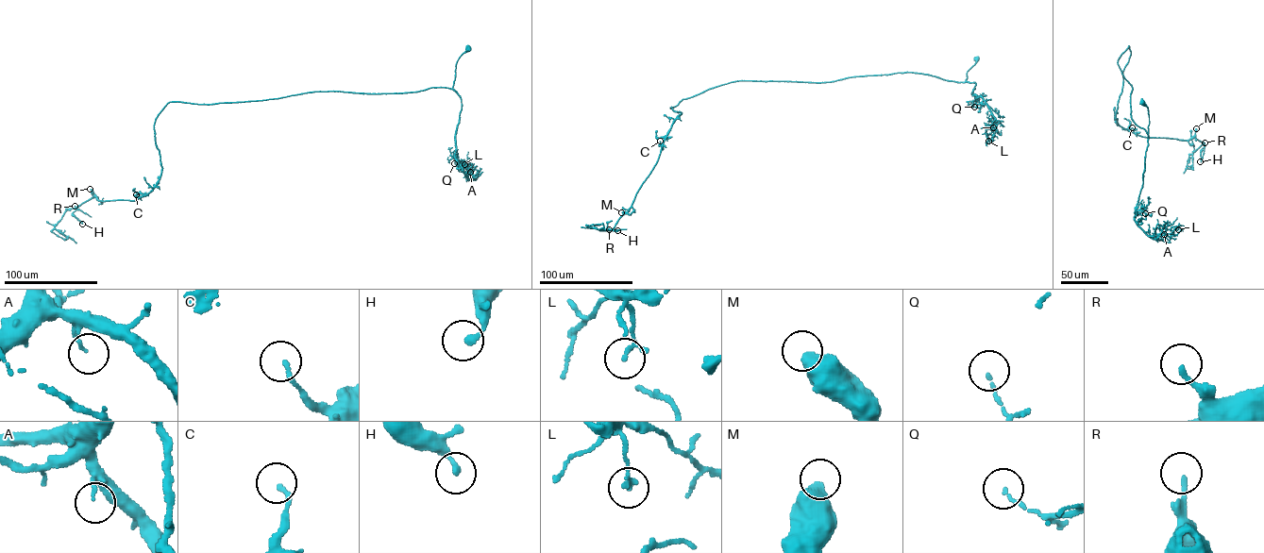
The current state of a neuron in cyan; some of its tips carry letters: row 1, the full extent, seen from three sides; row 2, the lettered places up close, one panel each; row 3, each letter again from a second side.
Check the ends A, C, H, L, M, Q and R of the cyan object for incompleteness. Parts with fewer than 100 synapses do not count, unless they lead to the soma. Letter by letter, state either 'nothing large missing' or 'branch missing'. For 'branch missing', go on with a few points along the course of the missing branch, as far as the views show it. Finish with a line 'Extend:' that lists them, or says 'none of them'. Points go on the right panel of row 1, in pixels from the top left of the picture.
A: nothing large missing
C: nothing large missing
H: nothing large missing
L: nothing large missing
M: nothing large missing
Q: nothing large missing
R: nothing large missing
Extend: none of them

